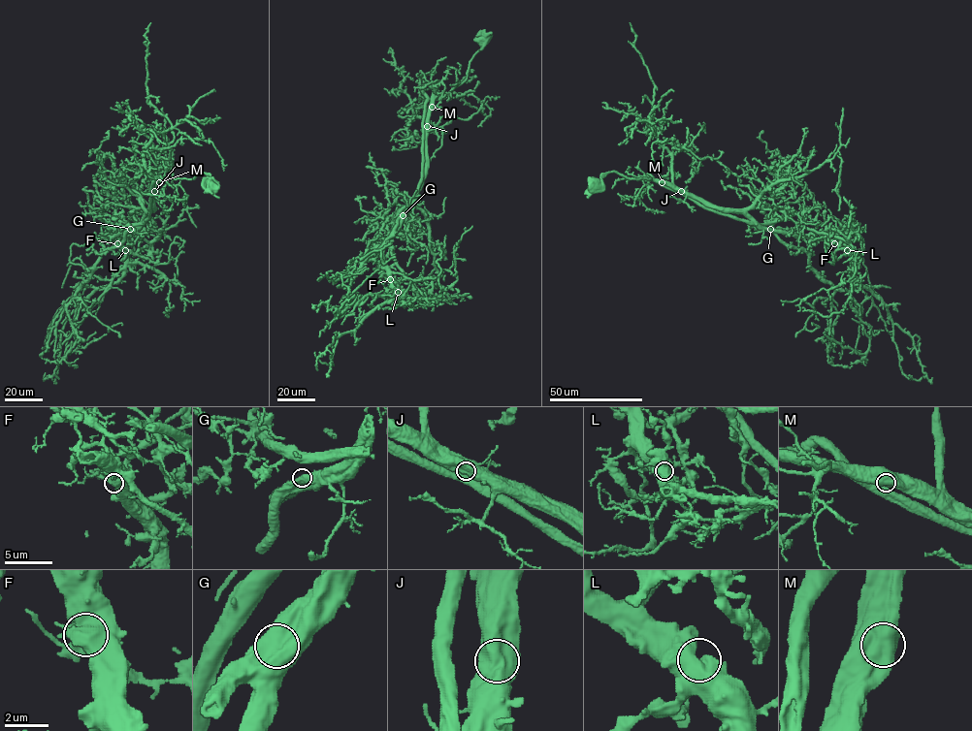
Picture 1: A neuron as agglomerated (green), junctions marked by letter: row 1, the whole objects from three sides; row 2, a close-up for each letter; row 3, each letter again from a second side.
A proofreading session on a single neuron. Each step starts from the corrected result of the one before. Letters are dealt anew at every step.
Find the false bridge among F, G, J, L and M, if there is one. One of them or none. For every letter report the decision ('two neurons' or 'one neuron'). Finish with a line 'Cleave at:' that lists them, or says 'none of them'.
F: one neuron
G: one neuron
J: one neuron
L: one neuron
M: one neuron
Cleave at: none of them

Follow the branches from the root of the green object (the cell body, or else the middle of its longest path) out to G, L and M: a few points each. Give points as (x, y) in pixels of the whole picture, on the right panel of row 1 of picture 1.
G: (595, 184), (612, 172), (631, 178), (650, 178), (680, 189), (704, 203), (743, 211), (759, 225), (770, 229)
L: (595, 184), (612, 172), (631, 178), (663, 181), (704, 203), (743, 211), (763, 227), (828, 239), (847, 250)
M: (595, 184), (612, 172), (631, 178), (662, 182)

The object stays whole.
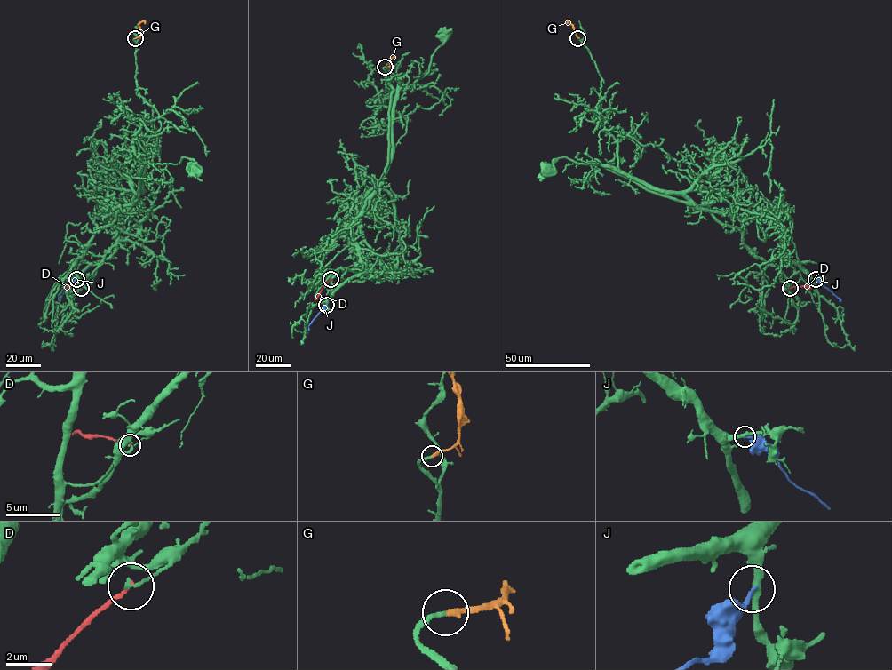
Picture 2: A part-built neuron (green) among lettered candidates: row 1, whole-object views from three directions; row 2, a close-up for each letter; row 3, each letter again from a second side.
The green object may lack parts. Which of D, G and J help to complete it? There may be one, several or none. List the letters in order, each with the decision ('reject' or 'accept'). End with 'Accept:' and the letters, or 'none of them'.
D: reject
G: accept
J: reject
Accept: G

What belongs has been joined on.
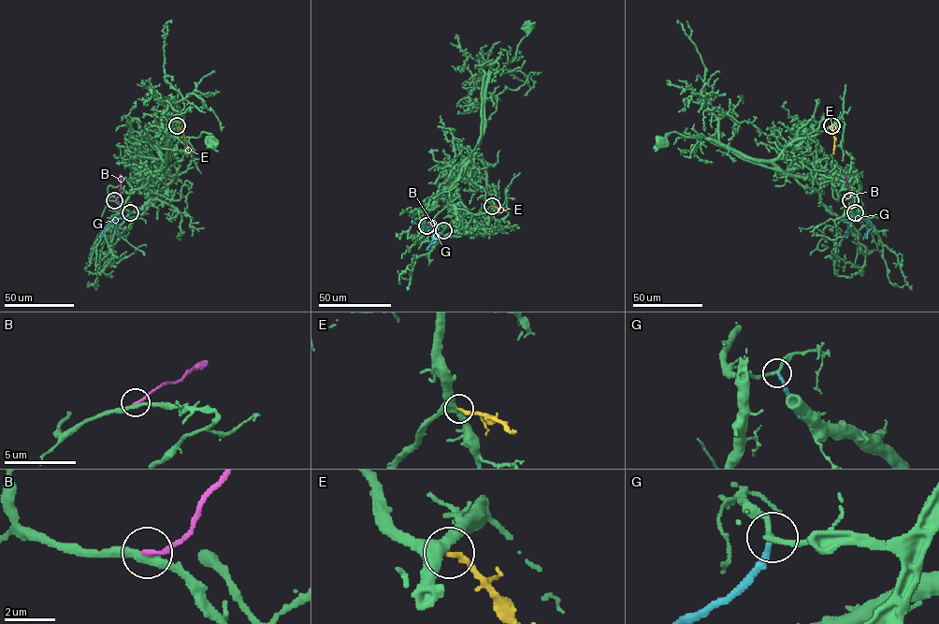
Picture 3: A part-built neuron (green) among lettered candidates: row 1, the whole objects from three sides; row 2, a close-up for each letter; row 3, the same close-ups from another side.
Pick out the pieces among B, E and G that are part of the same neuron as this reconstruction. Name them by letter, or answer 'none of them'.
none of them

